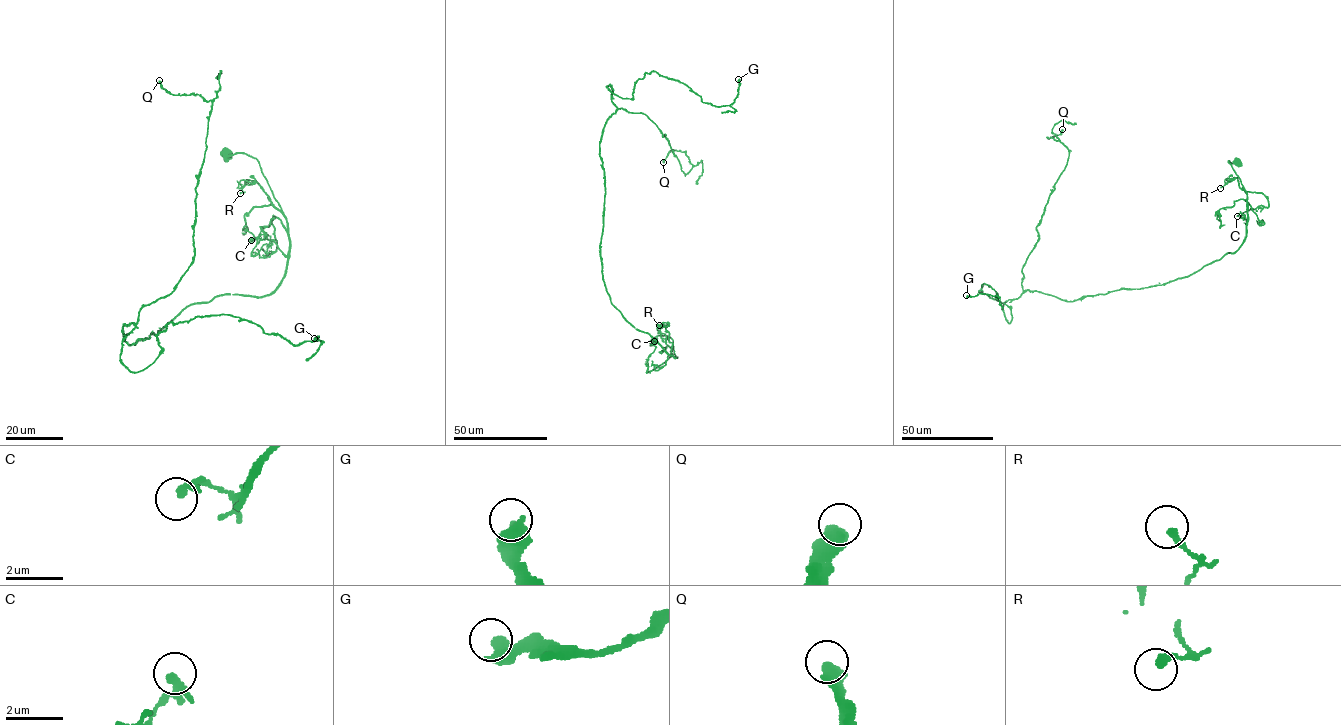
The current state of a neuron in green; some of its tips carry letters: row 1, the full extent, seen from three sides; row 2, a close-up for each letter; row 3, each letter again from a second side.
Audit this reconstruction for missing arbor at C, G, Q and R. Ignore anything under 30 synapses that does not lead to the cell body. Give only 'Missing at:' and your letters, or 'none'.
Missing at: none

